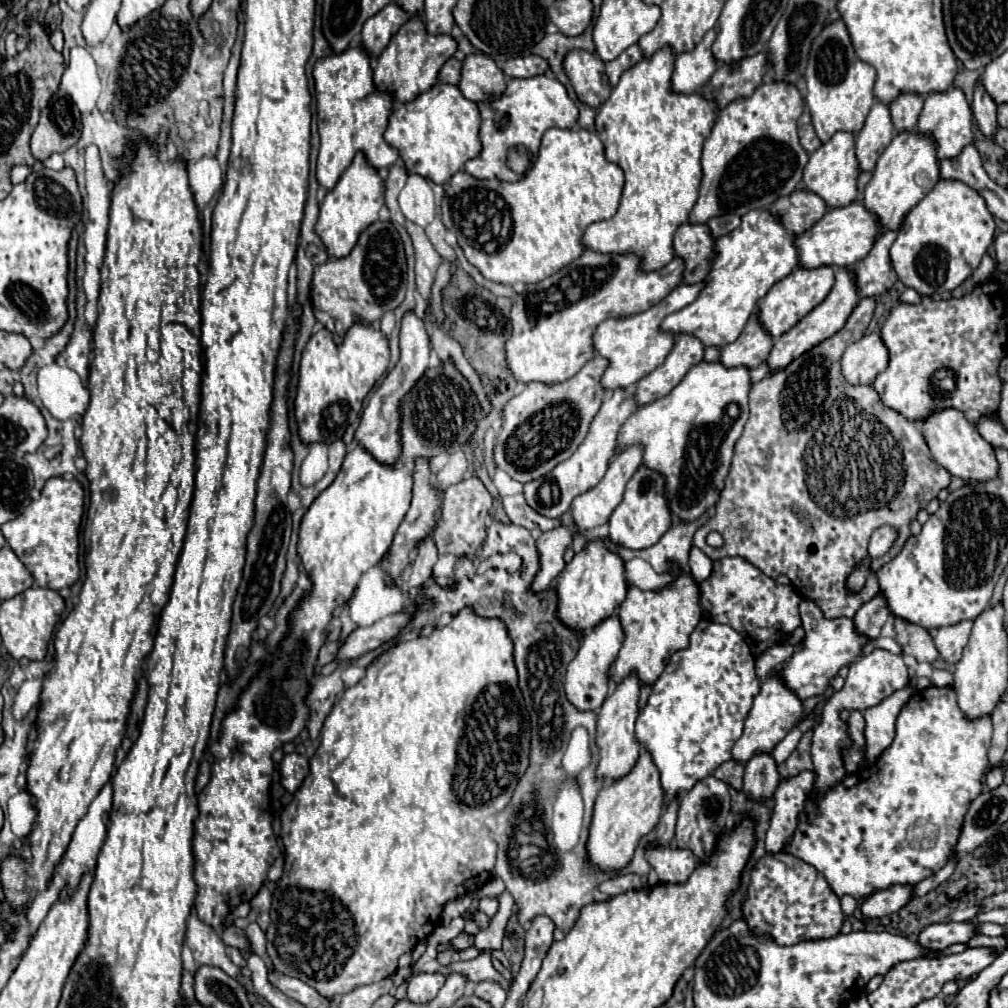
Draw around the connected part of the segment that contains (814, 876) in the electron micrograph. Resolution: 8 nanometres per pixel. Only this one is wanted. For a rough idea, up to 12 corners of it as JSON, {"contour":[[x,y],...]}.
{"contour":[[788,852],[754,866],[742,912],[780,946],[834,937],[840,898]]}

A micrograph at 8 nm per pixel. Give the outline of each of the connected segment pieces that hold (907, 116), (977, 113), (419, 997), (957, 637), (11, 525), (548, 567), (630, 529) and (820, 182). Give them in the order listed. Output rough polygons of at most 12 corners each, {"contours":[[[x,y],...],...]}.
{"contours":[[[902,92],[890,102],[898,132],[916,128],[924,96]],[[974,88],[972,112],[980,130],[996,132],[996,102],[982,88]],[[414,974],[408,998],[430,1002],[444,984],[444,974]],[[972,622],[938,628],[934,644],[950,666],[960,660]],[[50,478],[2,526],[36,586],[80,578],[84,488]],[[562,524],[536,540],[540,572],[534,592],[550,588],[562,572],[574,526]],[[640,466],[610,516],[610,540],[656,544],[672,524],[660,472]],[[854,132],[812,152],[804,186],[830,208],[856,200]]]}

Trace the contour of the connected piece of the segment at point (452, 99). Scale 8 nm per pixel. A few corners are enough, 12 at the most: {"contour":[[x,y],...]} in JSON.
{"contour":[[458,86],[396,104],[384,138],[404,166],[448,182],[480,152]]}

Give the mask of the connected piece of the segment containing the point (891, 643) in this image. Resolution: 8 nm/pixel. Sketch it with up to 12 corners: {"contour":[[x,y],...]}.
{"contour":[[884,636],[874,642],[892,654],[902,654],[902,648],[894,638]]}

